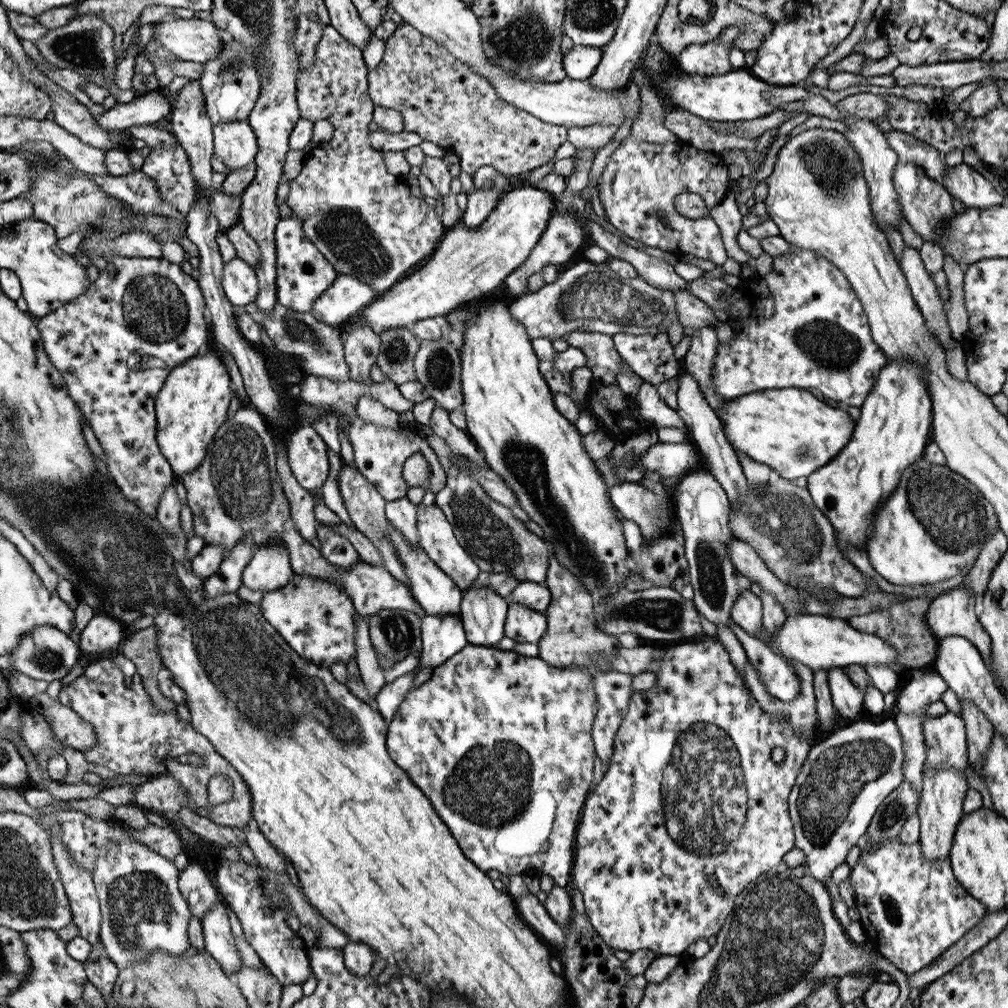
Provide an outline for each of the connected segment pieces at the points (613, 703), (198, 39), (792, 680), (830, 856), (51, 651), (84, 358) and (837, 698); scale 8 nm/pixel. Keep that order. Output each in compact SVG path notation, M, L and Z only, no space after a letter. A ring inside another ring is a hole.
M616 671L598 672L593 677L597 712L591 736L595 752L605 765L610 762L616 732L634 693L632 677L632 674Z
M170 17L164 22L152 25L154 26L154 33L151 40L160 40L160 44L179 61L205 63L216 59L218 53L224 47L224 41L220 36L219 29L212 22L207 22L207 20L200 20L196 17L190 18L190 20L188 18L186 20L184 18L175 20Z
M730 621L730 628L737 637L740 656L747 656L750 663L760 673L760 679L764 681L766 689L776 699L784 704L790 704L792 700L802 695L800 678L793 665L790 665L784 655L775 653L772 649L756 636L749 635L740 625Z
M857 721L845 728L830 732L824 738L811 740L808 758L804 758L796 784L788 796L788 811L794 827L794 846L806 857L806 868L814 879L827 884L834 869L844 863L850 849L857 845L873 819L879 804L904 781L902 773L904 739L896 721Z
M40 625L28 631L28 634L24 635L23 642L20 642L16 650L12 651L11 656L12 670L46 682L64 678L74 668L74 664L82 658L76 642L72 642L66 633L52 625Z
M109 253L104 255L90 255L90 258L85 257L87 264L92 264L98 268L98 278L88 288L84 295L76 298L75 302L66 303L66 305L52 311L50 315L46 315L39 319L39 332L43 337L43 344L46 348L47 355L51 362L55 365L56 370L63 374L64 380L67 382L67 388L70 390L71 396L77 402L80 409L83 410L84 416L87 417L90 428L94 431L94 436L98 439L100 447L105 455L104 463L108 467L108 472L112 475L113 482L120 488L120 491L127 497L127 500L134 502L146 515L157 516L159 504L172 482L176 481L174 472L168 463L168 460L162 455L158 442L156 441L157 427L155 400L158 392L162 388L166 377L171 374L172 368L180 366L184 361L191 359L198 353L203 353L207 350L210 341L211 325L207 317L207 308L202 295L202 289L198 284L197 279L191 277L182 271L179 264L172 263L167 260L144 260L133 259L120 255L112 255ZM113 264L116 269L116 274L111 277L108 274L107 266Z
M830 667L827 670L830 696L838 716L853 720L864 708L863 693L850 681L844 667Z

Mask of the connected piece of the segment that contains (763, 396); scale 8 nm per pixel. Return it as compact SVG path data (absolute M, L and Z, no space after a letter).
M792 387L730 399L722 405L720 416L732 447L790 481L811 476L836 458L851 440L856 424L845 407L831 407L807 389Z

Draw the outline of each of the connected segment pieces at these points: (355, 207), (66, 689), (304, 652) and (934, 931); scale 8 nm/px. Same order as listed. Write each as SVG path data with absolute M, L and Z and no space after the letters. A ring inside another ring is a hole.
M329 25L323 29L323 38L316 48L316 62L308 70L299 72L298 102L302 118L314 122L328 120L334 125L334 132L330 141L319 144L306 156L301 172L290 181L286 202L293 214L304 221L304 233L336 264L338 275L362 280L372 286L378 296L422 267L448 229L436 215L435 208L410 193L404 177L388 172L382 152L376 152L371 144L368 124L375 116L375 103L370 96L370 74L362 51Z
M98 659L90 664L85 673L68 685L64 685L59 693L59 702L72 708L80 718L89 722L97 736L96 745L83 752L85 759L96 766L106 766L118 777L124 774L136 776L172 776L180 782L180 786L190 794L194 808L208 808L212 821L225 827L246 827L254 818L250 788L233 765L215 749L215 745L178 717L176 709L161 712L152 703L148 691L142 683L142 675L137 672L132 678L124 678L118 668L112 666L110 659ZM178 756L201 756L203 763L195 766L193 760L182 764ZM218 774L228 774L234 782L234 796L228 802L208 806L208 782Z
M295 575L282 588L264 592L259 606L268 622L279 629L284 640L297 653L320 667L331 667L338 660L347 664L350 658L357 658L355 604L342 584L324 578Z
M900 837L880 841L876 847L860 855L857 864L851 868L848 880L855 889L854 907L859 910L859 922L868 934L866 943L907 976L926 969L988 914L984 904L958 882L949 857L928 861L923 856L920 841L906 844Z

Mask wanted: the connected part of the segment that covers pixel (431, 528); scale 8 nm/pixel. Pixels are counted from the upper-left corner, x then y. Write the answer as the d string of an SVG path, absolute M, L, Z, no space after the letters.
M435 503L432 506L420 504L417 506L416 528L420 546L428 553L429 558L442 570L447 576L450 576L461 591L467 591L470 584L481 576L478 566L468 556L468 551L462 548L462 545L455 537L452 525L446 519L442 511Z

